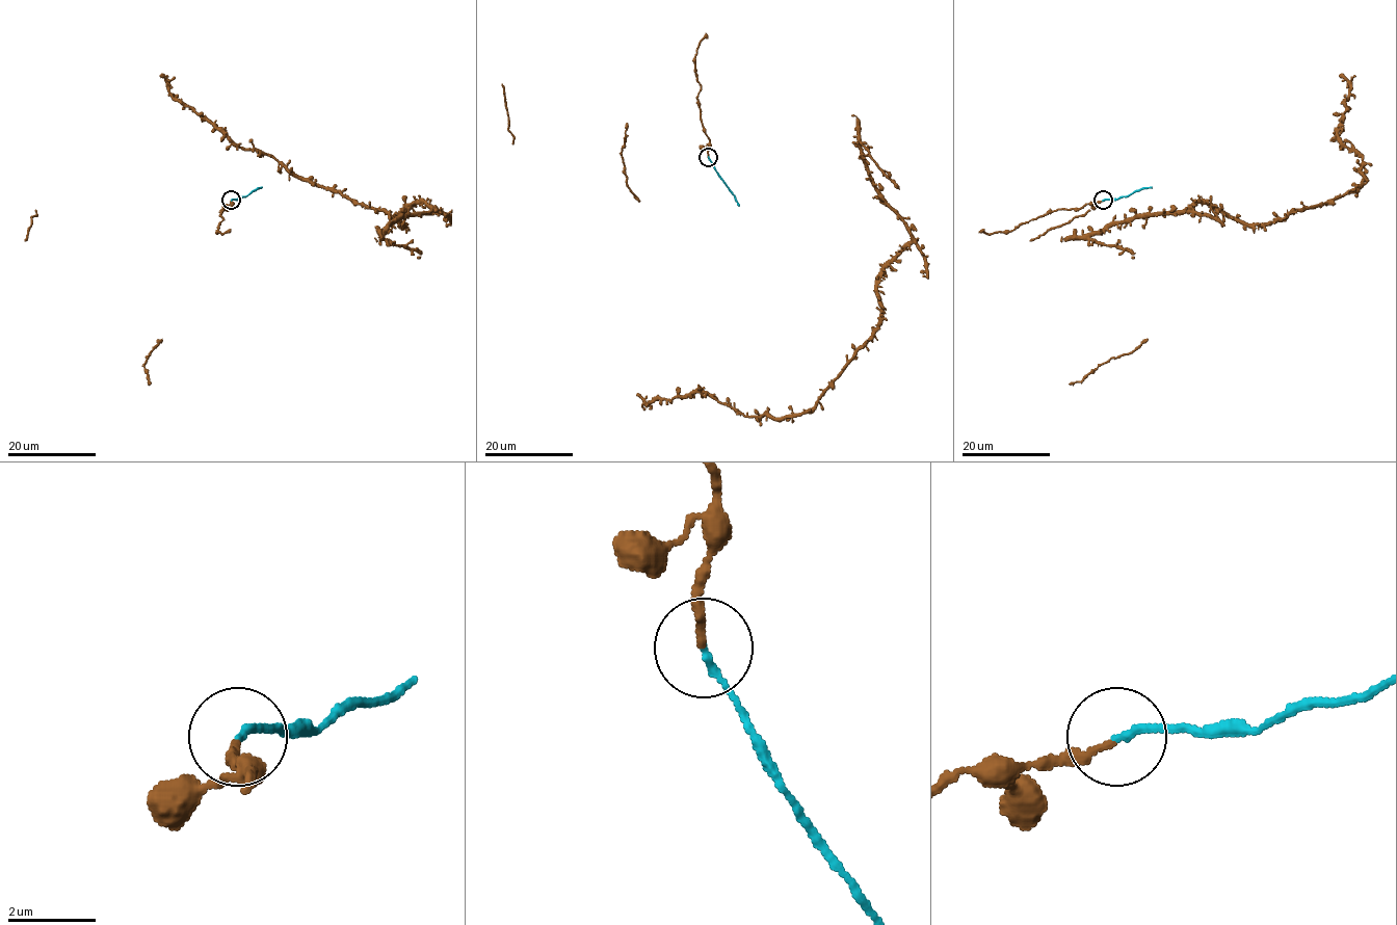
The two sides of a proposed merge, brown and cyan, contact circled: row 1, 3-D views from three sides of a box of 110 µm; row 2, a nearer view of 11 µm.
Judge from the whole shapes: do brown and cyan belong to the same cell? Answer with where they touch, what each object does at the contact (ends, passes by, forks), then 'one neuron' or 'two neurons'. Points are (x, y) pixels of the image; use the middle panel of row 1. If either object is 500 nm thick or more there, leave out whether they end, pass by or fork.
at (708, 157); brown ends there; cyan ends there; one neuron

